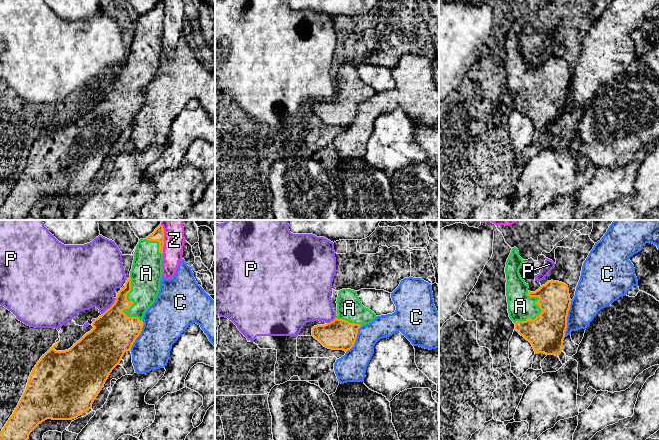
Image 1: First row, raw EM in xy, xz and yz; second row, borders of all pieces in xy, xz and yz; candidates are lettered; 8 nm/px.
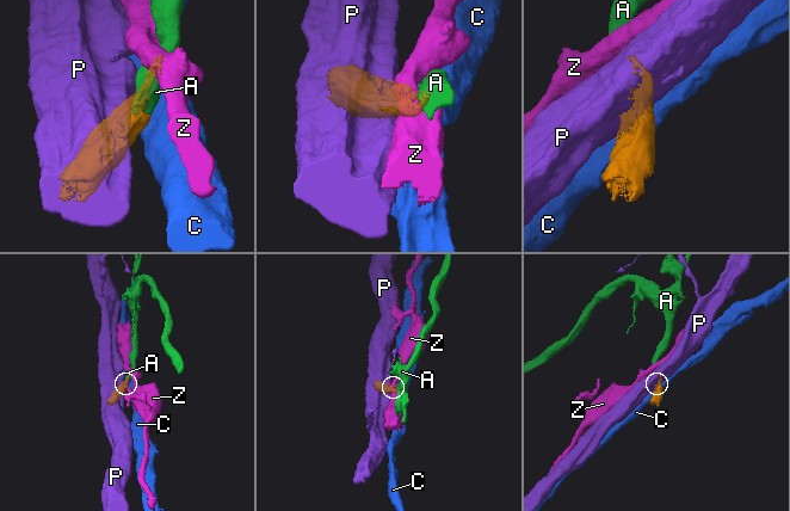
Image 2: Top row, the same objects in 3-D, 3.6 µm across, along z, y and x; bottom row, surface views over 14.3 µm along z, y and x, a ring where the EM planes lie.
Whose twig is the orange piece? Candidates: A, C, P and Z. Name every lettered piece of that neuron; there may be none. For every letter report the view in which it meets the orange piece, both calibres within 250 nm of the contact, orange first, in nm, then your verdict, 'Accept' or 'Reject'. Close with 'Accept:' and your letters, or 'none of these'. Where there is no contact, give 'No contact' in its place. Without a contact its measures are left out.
A: Touches orange in xy. Thickness 300 nm (orange) against 240 nm. Accept
C: Touches orange in yz. Thickness 300 nm (orange) against 240 nm. Reject
P: Touches orange in xy. Thickness 340 nm (orange) against 400 nm. Reject
Z: Touches orange in xy. Thickness 100 nm (orange) against 180 nm. Reject
Accept: A

